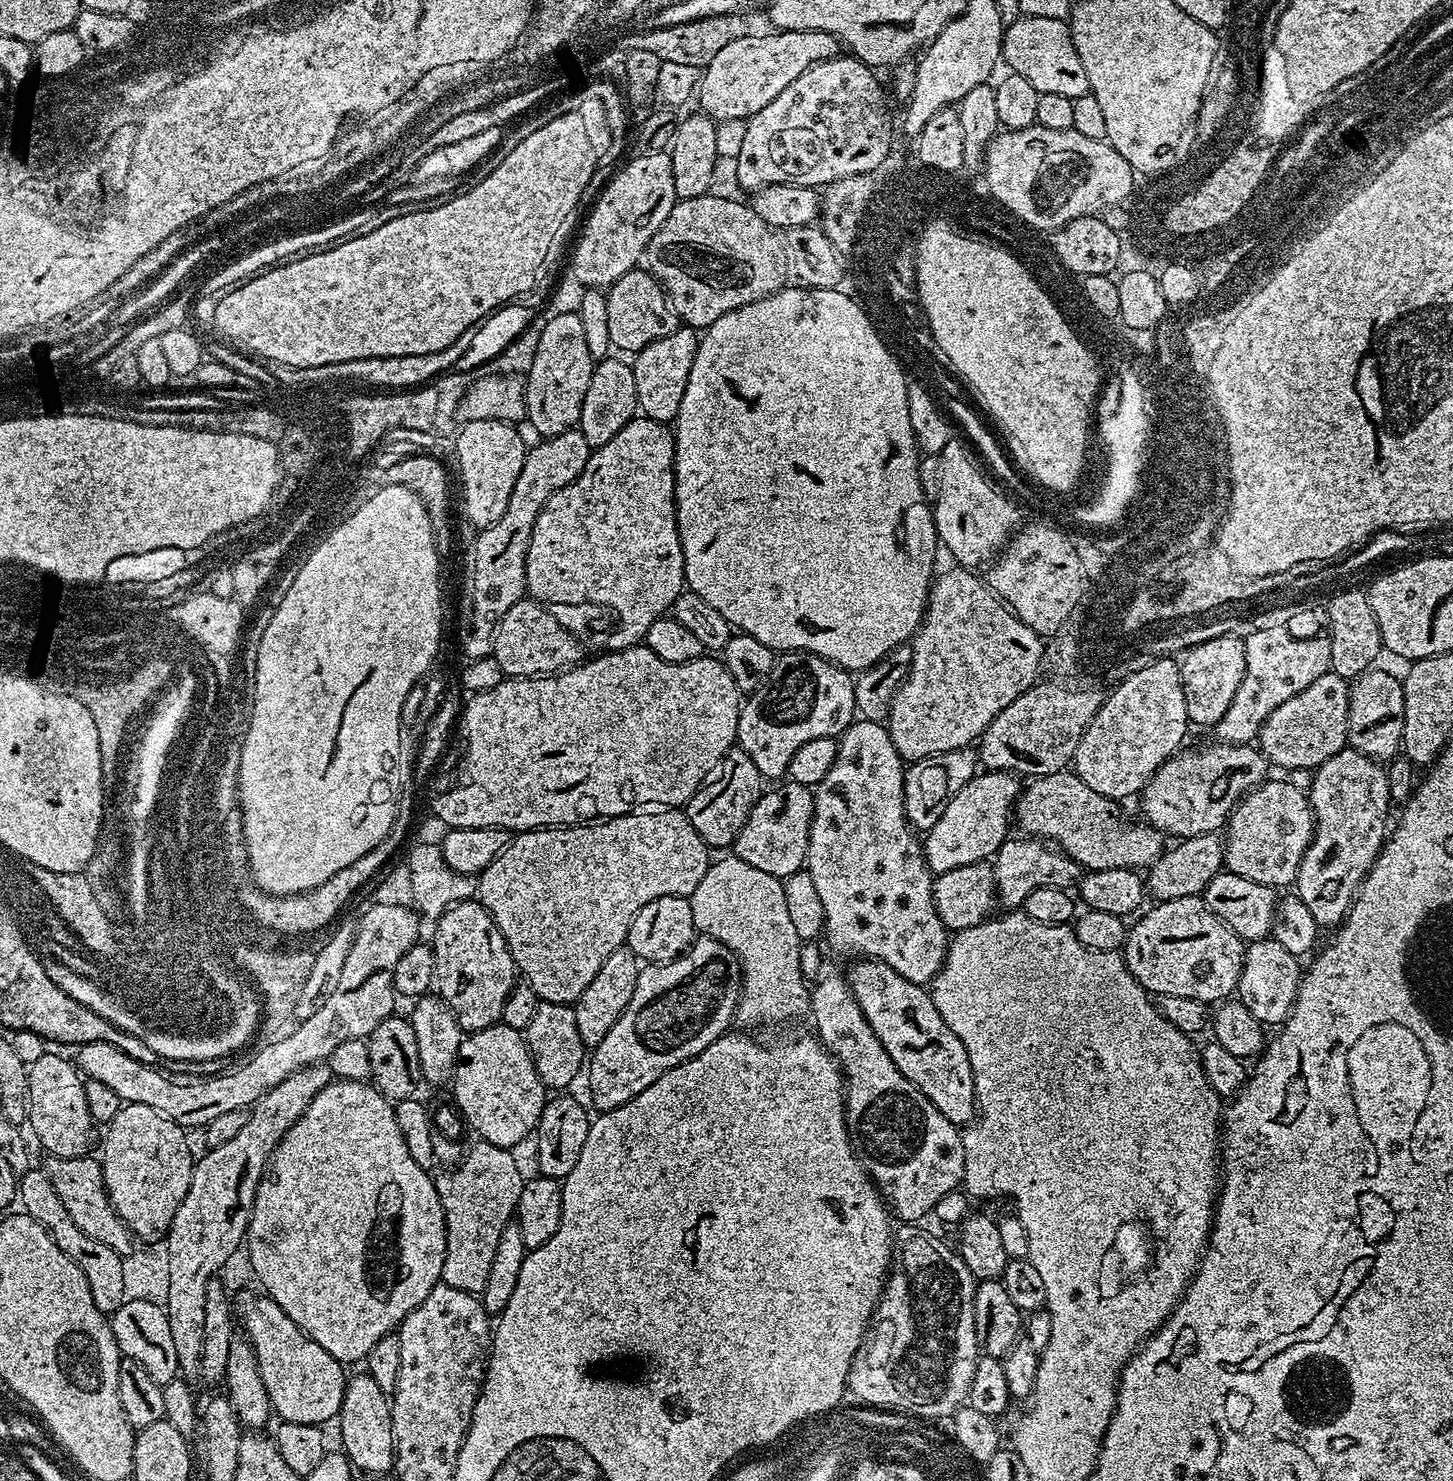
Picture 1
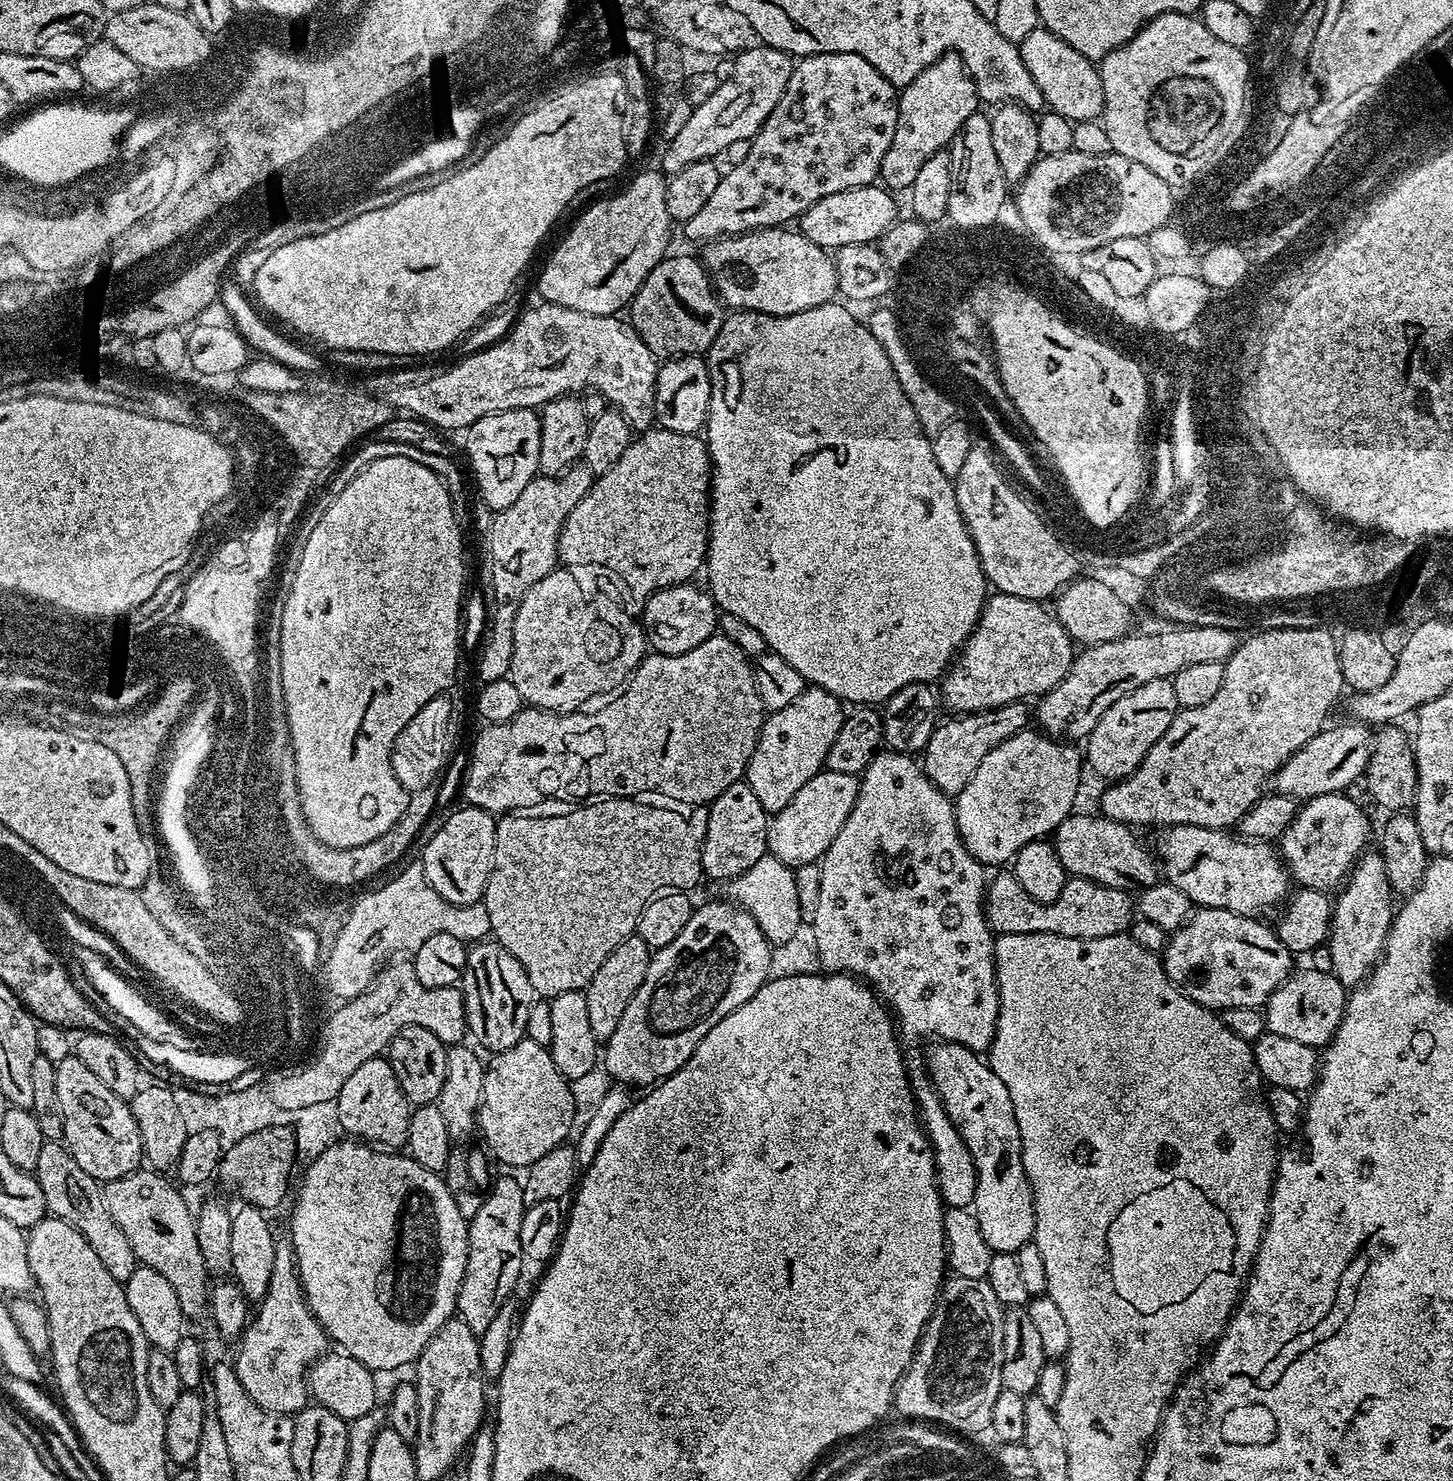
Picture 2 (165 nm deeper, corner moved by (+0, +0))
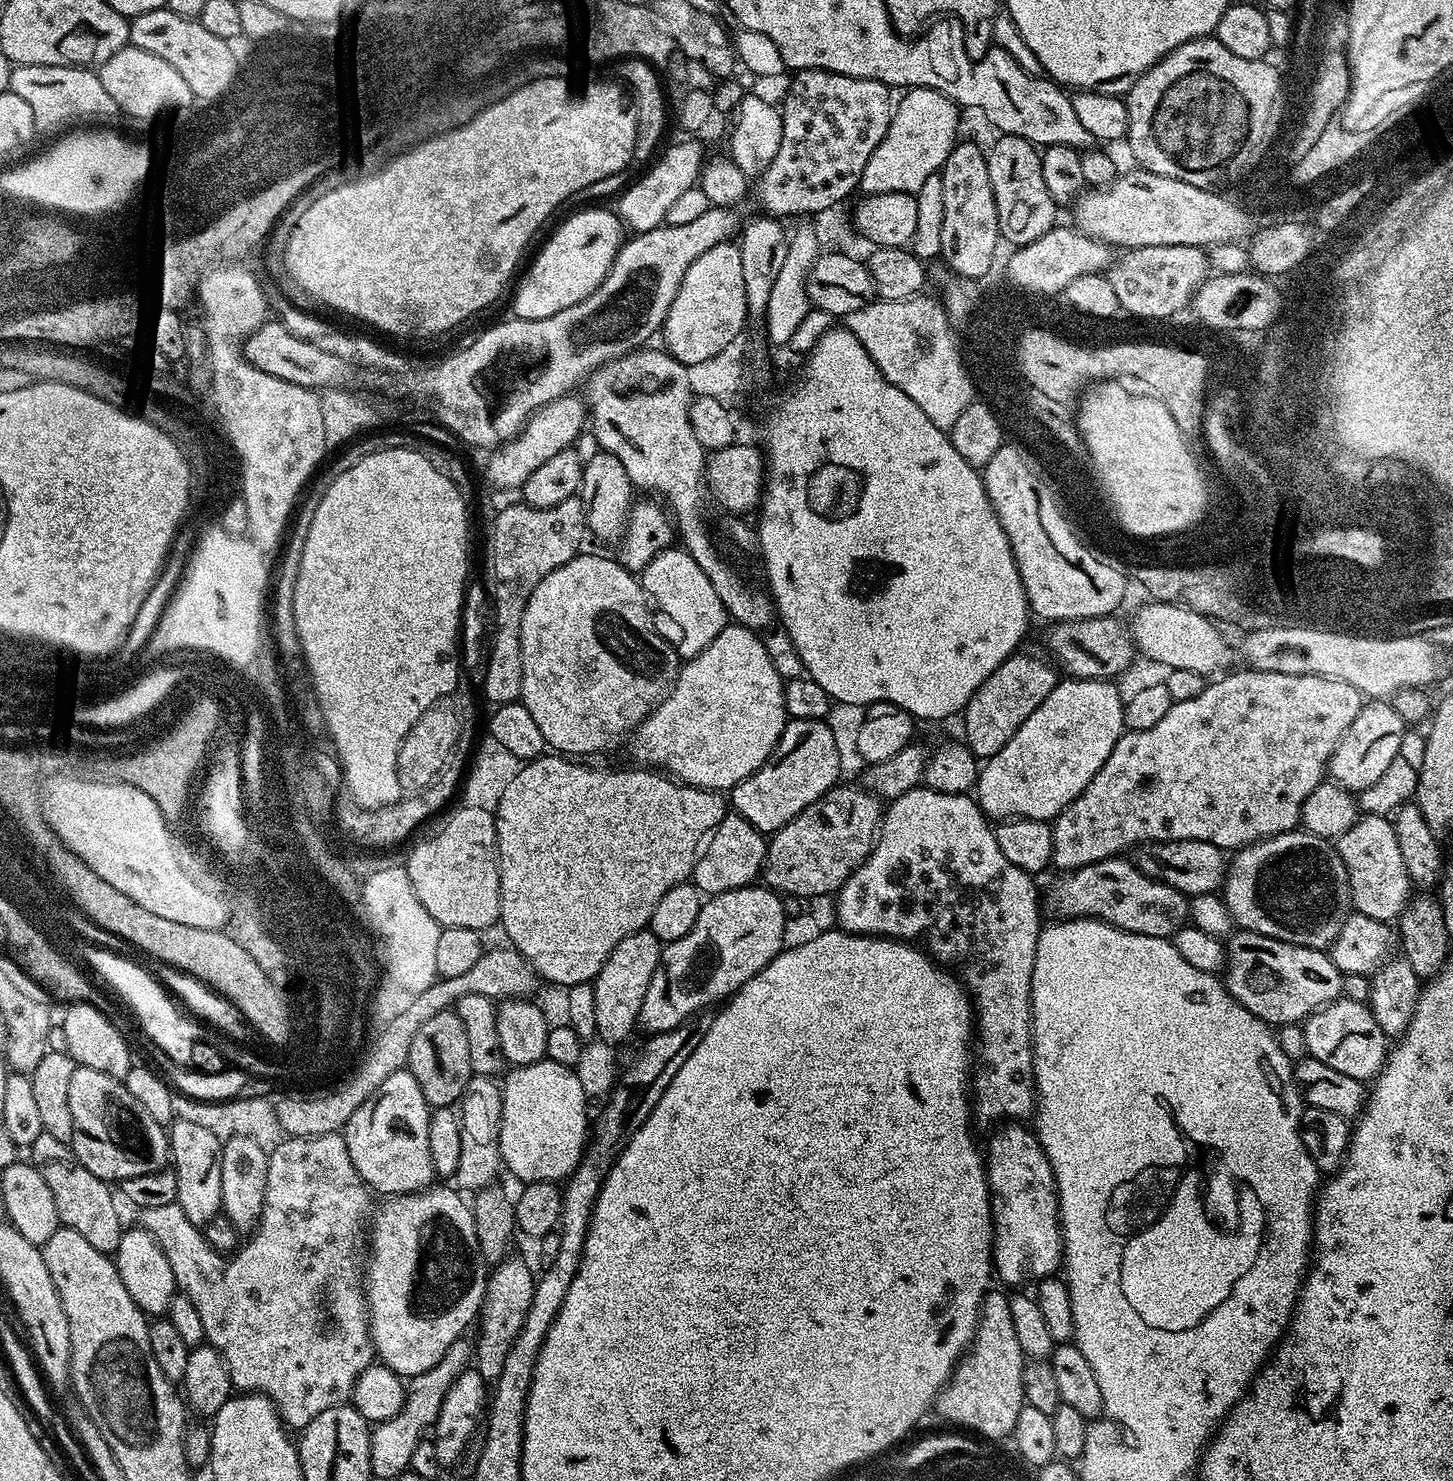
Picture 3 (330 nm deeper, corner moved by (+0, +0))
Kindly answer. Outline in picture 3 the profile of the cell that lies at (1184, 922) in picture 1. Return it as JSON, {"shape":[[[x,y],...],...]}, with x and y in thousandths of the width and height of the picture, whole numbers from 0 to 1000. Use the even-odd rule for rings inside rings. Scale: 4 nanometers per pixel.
{"shape":[[[855,628],[849,629],[844,633],[841,664],[853,679],[873,693],[900,689],[908,681],[923,675],[924,662],[913,642]]]}

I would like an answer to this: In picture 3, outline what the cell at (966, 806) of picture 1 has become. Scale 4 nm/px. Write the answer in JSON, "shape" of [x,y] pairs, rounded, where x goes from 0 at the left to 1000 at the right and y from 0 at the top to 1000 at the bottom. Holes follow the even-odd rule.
{"shape":[[[732,458],[727,461],[720,474],[701,490],[698,498],[677,514],[670,540],[678,551],[723,555],[750,531],[775,494],[775,473],[765,462],[763,458]]]}

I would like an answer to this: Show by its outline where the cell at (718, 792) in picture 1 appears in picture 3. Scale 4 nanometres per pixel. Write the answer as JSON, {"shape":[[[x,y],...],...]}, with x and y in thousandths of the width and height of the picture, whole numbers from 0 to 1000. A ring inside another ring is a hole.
{"shape":[[[499,550],[493,559],[491,559],[486,567],[486,572],[480,577],[479,584],[475,592],[476,596],[485,606],[493,605],[500,601],[515,599],[518,594],[524,591],[526,577],[529,575],[526,562],[522,561],[513,552]]]}

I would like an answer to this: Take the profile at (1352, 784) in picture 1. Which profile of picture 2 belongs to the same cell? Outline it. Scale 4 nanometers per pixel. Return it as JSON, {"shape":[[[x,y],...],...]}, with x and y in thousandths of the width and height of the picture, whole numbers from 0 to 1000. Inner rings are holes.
{"shape":[[[939,575],[930,584],[930,589],[919,604],[913,639],[917,650],[917,658],[925,664],[926,668],[930,668],[933,665],[938,664],[939,661],[946,654],[948,648],[952,646],[955,626],[958,625],[959,603],[957,593],[954,593],[954,582],[951,582],[949,575]]]}

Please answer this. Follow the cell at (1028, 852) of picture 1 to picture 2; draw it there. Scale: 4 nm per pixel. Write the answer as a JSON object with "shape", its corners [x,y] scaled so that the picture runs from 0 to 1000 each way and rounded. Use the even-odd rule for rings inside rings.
{"shape":[[[738,550],[730,555],[725,562],[727,578],[736,592],[741,591],[756,596],[758,598],[774,601],[787,601],[799,594],[794,573],[781,564],[777,557],[765,554],[763,551],[743,551]]]}

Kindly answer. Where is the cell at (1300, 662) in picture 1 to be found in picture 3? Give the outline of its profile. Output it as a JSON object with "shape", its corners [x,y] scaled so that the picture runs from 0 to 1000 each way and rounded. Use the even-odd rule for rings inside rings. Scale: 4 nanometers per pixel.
{"shape":[[[864,452],[851,453],[846,453],[835,458],[829,464],[827,469],[825,469],[825,471],[807,475],[807,478],[802,479],[802,485],[800,485],[800,488],[785,494],[774,494],[771,500],[767,504],[764,512],[761,512],[758,520],[753,523],[750,531],[747,531],[747,533],[745,533],[745,536],[742,536],[742,539],[739,539],[739,542],[736,542],[736,544],[723,554],[724,565],[725,566],[723,583],[725,587],[730,586],[727,587],[730,589],[738,589],[740,586],[750,585],[756,581],[770,579],[776,576],[774,575],[776,573],[781,573],[783,571],[789,571],[802,567],[824,567],[825,569],[833,569],[843,574],[853,574],[858,570],[890,561],[895,556],[895,548],[899,539],[902,539],[904,531],[907,531],[909,527],[912,526],[914,512],[918,509],[924,496],[926,496],[929,488],[935,485],[937,468],[932,463],[918,458],[910,458],[902,455],[877,455]]]}

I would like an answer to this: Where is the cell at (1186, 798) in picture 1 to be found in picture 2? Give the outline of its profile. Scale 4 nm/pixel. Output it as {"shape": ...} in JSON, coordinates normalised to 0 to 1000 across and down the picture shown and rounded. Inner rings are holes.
{"shape":[[[935,488],[922,489],[920,492],[912,491],[899,504],[878,521],[874,529],[880,537],[889,537],[893,542],[904,539],[907,536],[925,535],[934,526],[938,525],[942,519],[942,512],[944,508],[944,498],[942,490]]]}

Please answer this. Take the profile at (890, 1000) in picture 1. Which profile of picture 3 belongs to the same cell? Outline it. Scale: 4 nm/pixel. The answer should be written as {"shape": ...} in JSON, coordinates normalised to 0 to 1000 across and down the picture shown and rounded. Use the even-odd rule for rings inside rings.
{"shape":[[[694,758],[688,762],[680,770],[680,778],[679,775],[679,791],[680,793],[680,804],[683,806],[683,852],[684,859],[686,862],[688,862],[694,867],[705,867],[707,864],[715,866],[720,862],[727,861],[732,849],[732,837],[730,835],[730,812],[727,806],[727,794],[724,792],[723,785],[714,771],[712,764],[710,761],[704,762],[705,760],[702,758]]]}

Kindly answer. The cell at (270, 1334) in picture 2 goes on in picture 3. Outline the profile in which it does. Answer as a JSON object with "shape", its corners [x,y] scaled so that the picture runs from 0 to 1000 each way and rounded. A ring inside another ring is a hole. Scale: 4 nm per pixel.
{"shape":[[[228,764],[224,767],[204,767],[193,770],[190,776],[187,776],[184,782],[184,808],[179,826],[161,847],[147,844],[145,839],[142,839],[140,831],[134,825],[131,825],[128,820],[125,820],[125,814],[122,812],[98,816],[96,819],[96,826],[106,835],[109,841],[111,841],[111,845],[114,847],[120,858],[122,870],[128,876],[131,876],[131,879],[134,879],[136,888],[139,889],[141,905],[151,913],[152,917],[160,927],[160,938],[168,941],[184,943],[190,949],[193,959],[199,965],[209,966],[213,960],[216,960],[216,957],[219,957],[219,955],[222,955],[222,952],[227,952],[231,948],[237,947],[242,943],[242,937],[245,935],[249,925],[252,925],[257,920],[256,899],[253,897],[253,876],[251,874],[252,830],[257,818],[257,808],[246,793],[246,790],[244,790],[244,785],[241,785],[241,777],[238,777],[238,771],[234,764]]]}

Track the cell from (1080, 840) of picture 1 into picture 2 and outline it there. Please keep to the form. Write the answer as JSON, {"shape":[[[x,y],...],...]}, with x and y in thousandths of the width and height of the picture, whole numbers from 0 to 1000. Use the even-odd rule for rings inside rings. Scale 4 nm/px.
{"shape":[[[807,556],[801,558],[798,560],[798,562],[796,564],[796,570],[794,569],[794,575],[797,579],[798,583],[800,584],[800,591],[803,596],[811,598],[811,601],[813,601],[813,604],[816,604],[816,606],[819,606],[821,611],[827,613],[838,613],[838,614],[847,614],[849,617],[855,617],[855,619],[869,619],[869,616],[873,616],[875,613],[880,614],[882,611],[887,607],[888,605],[888,592],[886,587],[884,586],[883,581],[881,580],[880,575],[875,569],[869,567],[860,567],[854,566],[853,564],[849,563],[845,560],[838,559],[828,559],[827,558],[816,558],[816,556]]]}

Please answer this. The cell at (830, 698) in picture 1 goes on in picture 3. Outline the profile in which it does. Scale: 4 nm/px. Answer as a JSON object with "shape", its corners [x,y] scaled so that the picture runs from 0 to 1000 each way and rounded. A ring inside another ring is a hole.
{"shape":[[[543,485],[527,515],[514,527],[502,533],[506,550],[513,552],[516,558],[531,563],[548,552],[555,544],[576,531],[578,524],[578,505],[575,497],[567,486]]]}

